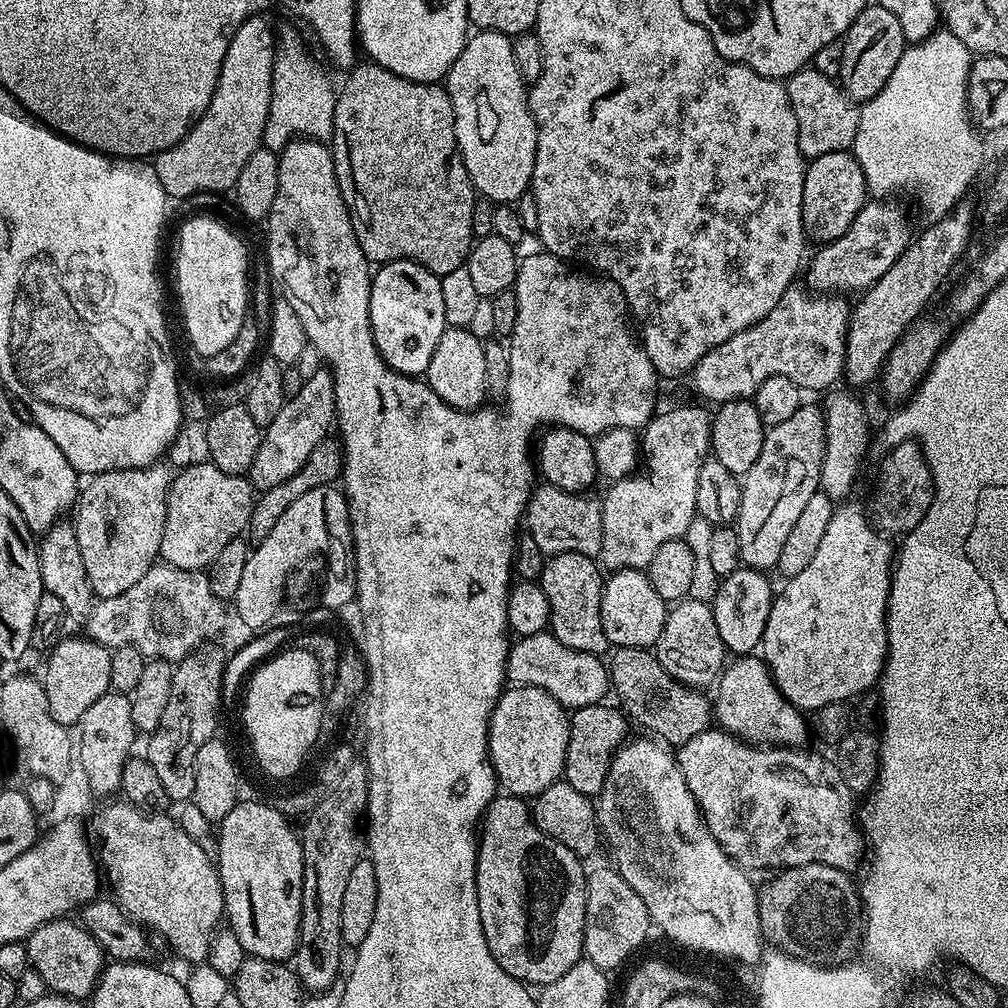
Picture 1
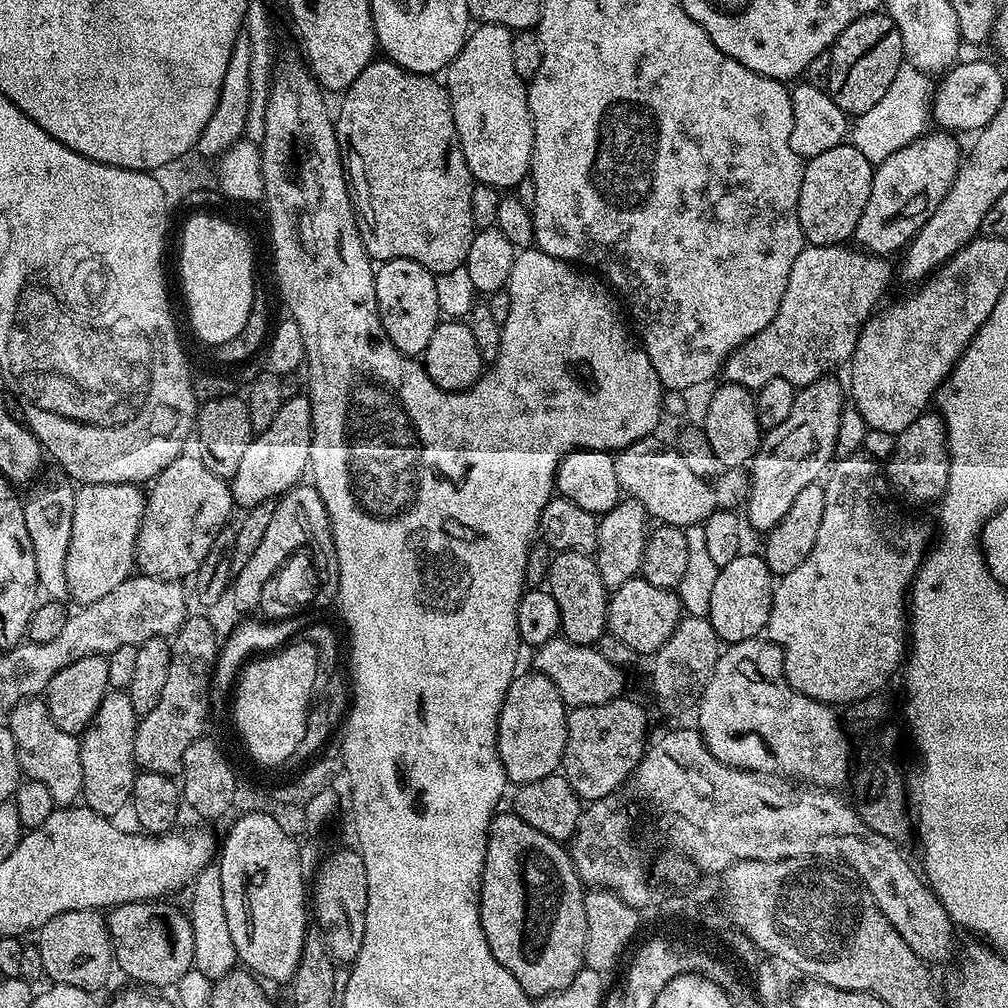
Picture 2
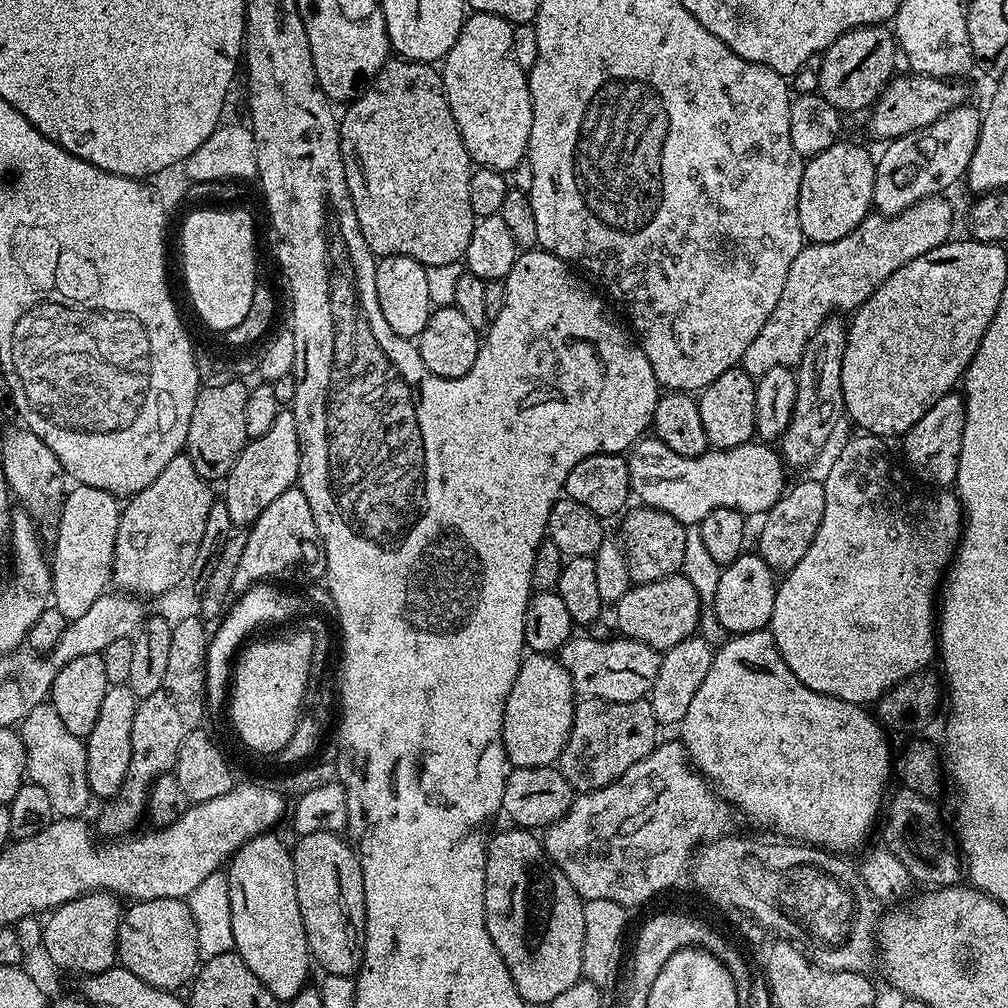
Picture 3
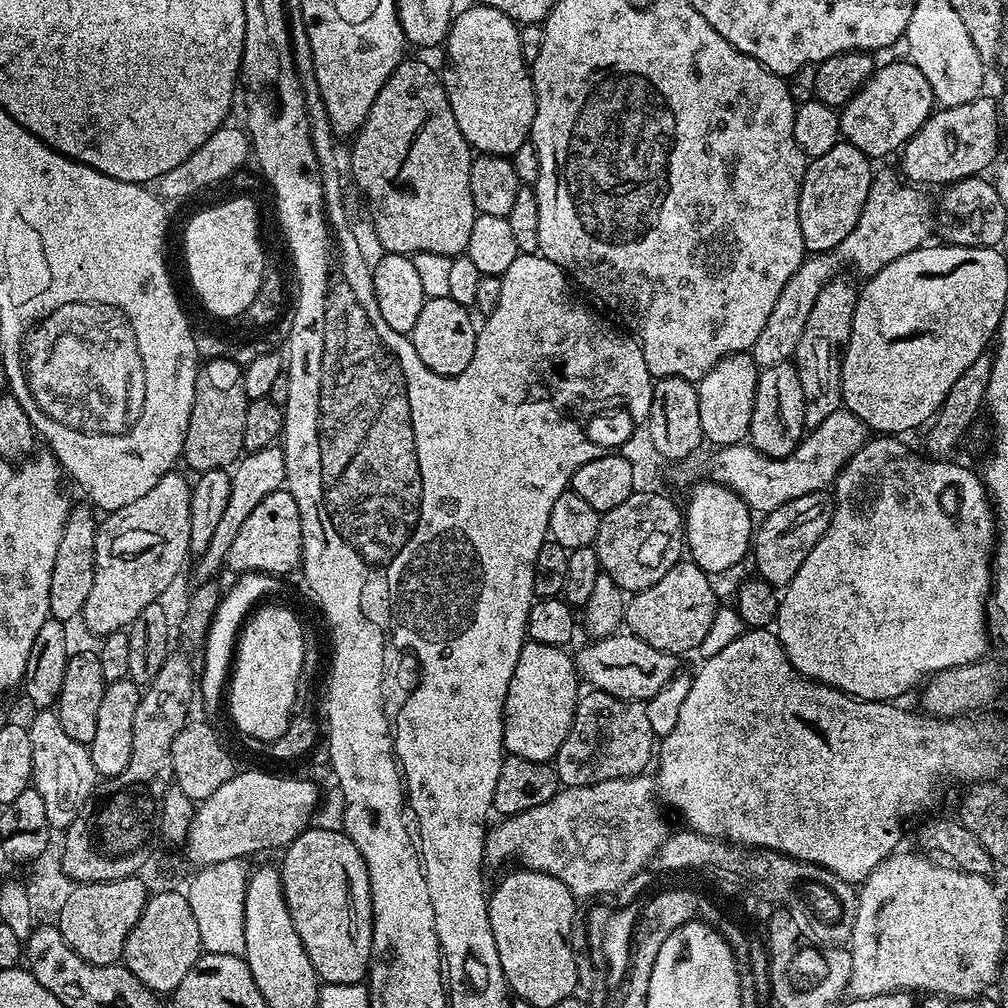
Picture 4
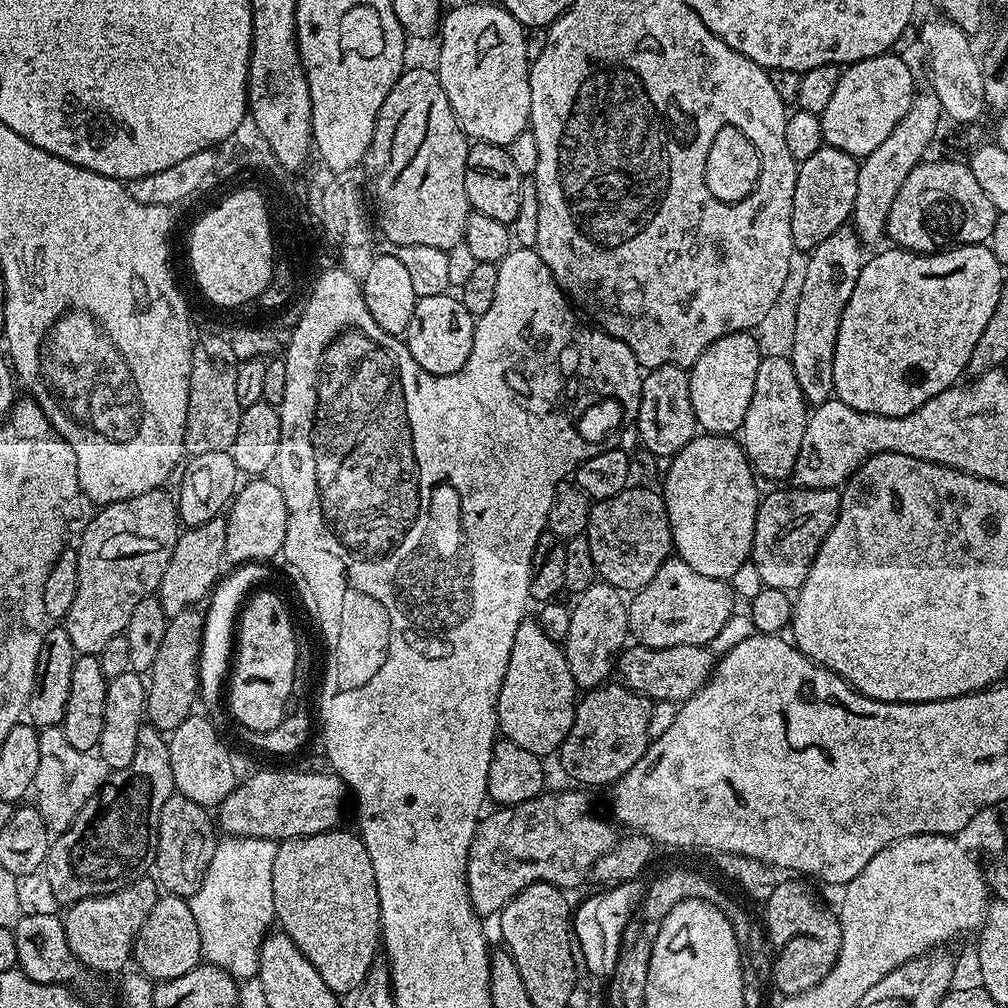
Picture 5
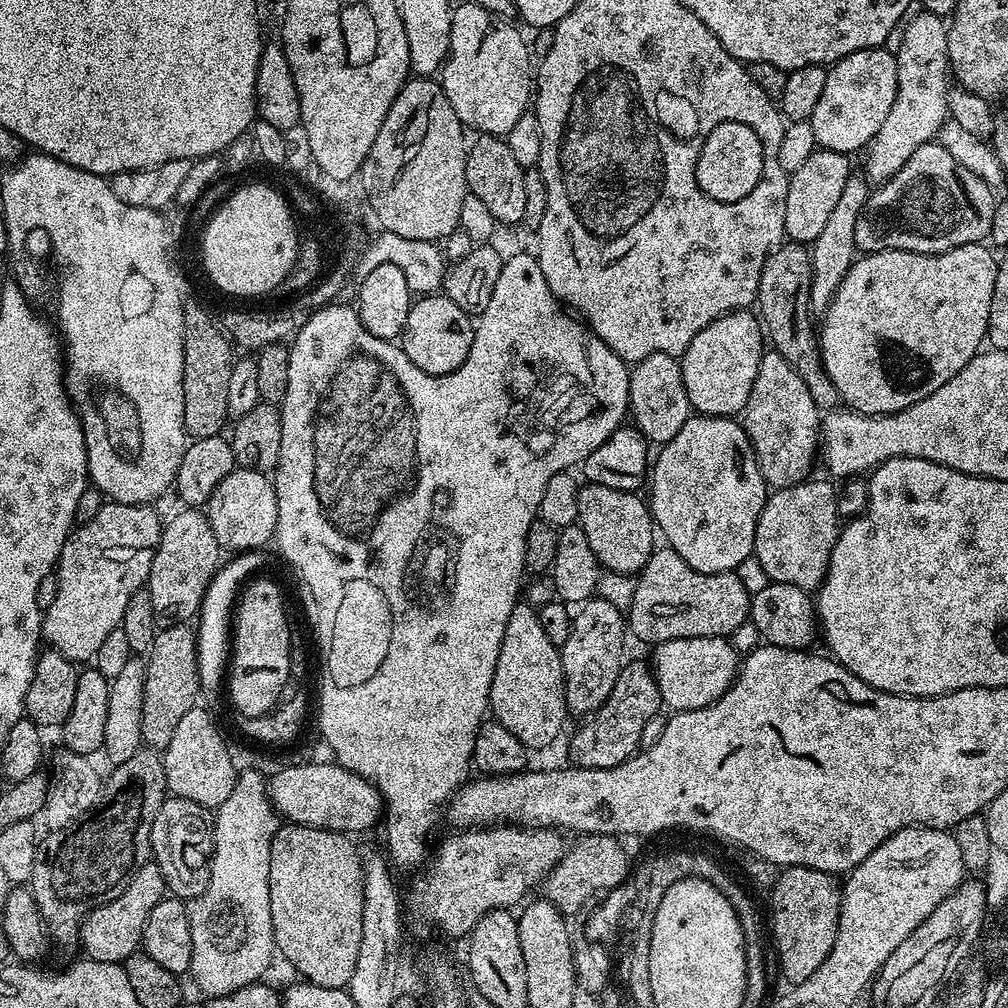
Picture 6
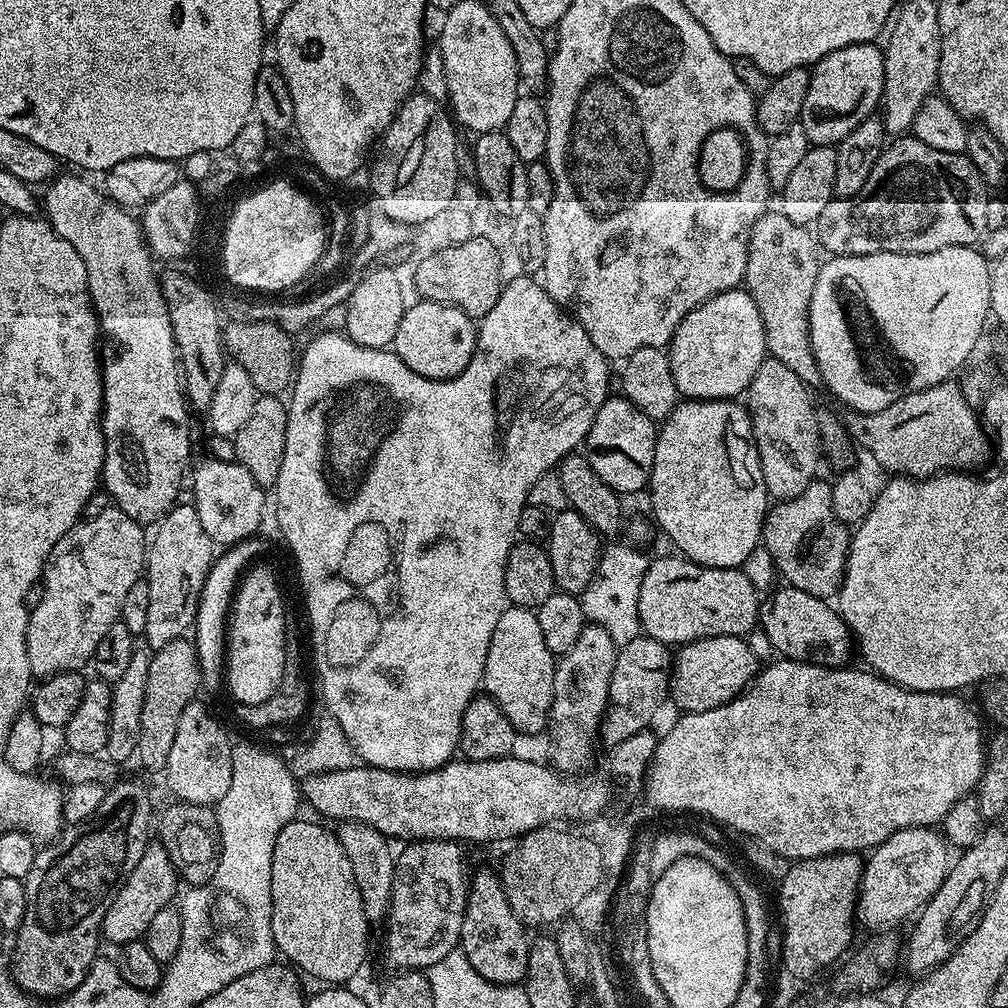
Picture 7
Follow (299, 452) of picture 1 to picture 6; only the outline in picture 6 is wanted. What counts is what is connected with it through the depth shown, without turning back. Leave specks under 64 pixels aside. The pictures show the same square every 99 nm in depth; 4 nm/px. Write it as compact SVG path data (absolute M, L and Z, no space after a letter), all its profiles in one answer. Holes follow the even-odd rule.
M203 511L180 512L169 524L167 521L160 534L146 585L150 602L154 602L157 625L188 624L199 613L208 583L221 564L220 543L214 538L214 530L210 530L210 522Z

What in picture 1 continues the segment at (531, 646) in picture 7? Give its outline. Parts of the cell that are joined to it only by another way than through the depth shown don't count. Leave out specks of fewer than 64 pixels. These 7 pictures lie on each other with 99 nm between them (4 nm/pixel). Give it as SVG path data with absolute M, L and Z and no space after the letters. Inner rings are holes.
M512 686L501 692L488 719L488 756L505 793L534 798L563 777L569 713L540 688Z

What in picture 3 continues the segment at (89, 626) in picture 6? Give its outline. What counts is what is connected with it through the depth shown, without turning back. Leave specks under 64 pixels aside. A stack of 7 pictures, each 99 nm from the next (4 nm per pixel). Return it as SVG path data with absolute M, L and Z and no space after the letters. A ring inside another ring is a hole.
M181 454L170 458L166 470L162 470L162 474L158 474L158 478L150 482L150 486L146 486L146 490L131 497L123 505L112 563L112 584L121 593L131 594L137 598L159 598L183 582L190 566L194 566L194 558L202 542L202 530L206 530L206 518L210 514L210 506L214 499L212 488L213 485L202 479L198 470L194 470L188 455Z

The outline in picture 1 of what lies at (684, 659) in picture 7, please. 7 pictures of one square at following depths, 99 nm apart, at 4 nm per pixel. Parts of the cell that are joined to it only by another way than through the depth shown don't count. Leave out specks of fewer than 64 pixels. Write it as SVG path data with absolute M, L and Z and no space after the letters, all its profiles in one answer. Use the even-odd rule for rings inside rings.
M551 631L519 637L509 647L506 676L513 685L540 688L550 694L565 710L601 703L610 692L610 677L605 661L594 654L562 646Z

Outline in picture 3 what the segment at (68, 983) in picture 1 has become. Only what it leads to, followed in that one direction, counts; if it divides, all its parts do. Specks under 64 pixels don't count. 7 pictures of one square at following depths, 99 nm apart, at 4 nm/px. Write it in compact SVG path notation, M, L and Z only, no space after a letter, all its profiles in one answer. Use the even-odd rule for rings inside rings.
M87 892L84 896L66 902L61 908L52 909L43 921L43 955L48 955L60 968L94 976L105 972L117 963L116 939L122 919L121 897L110 892Z

